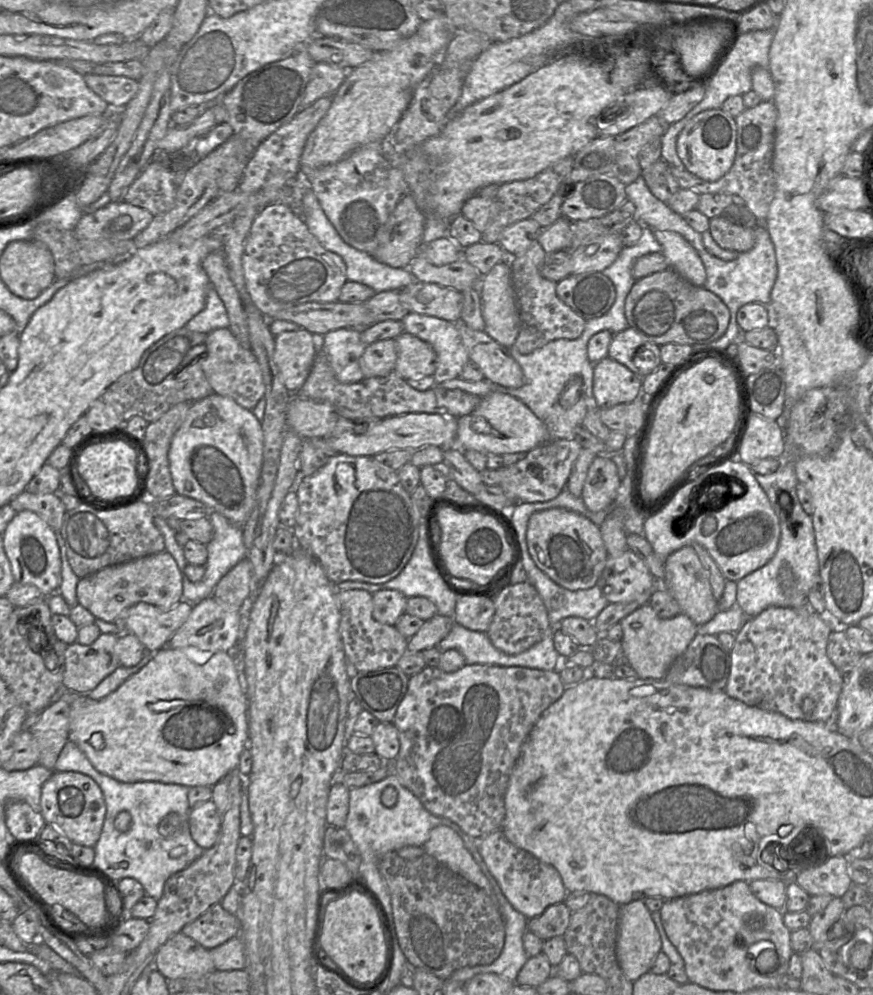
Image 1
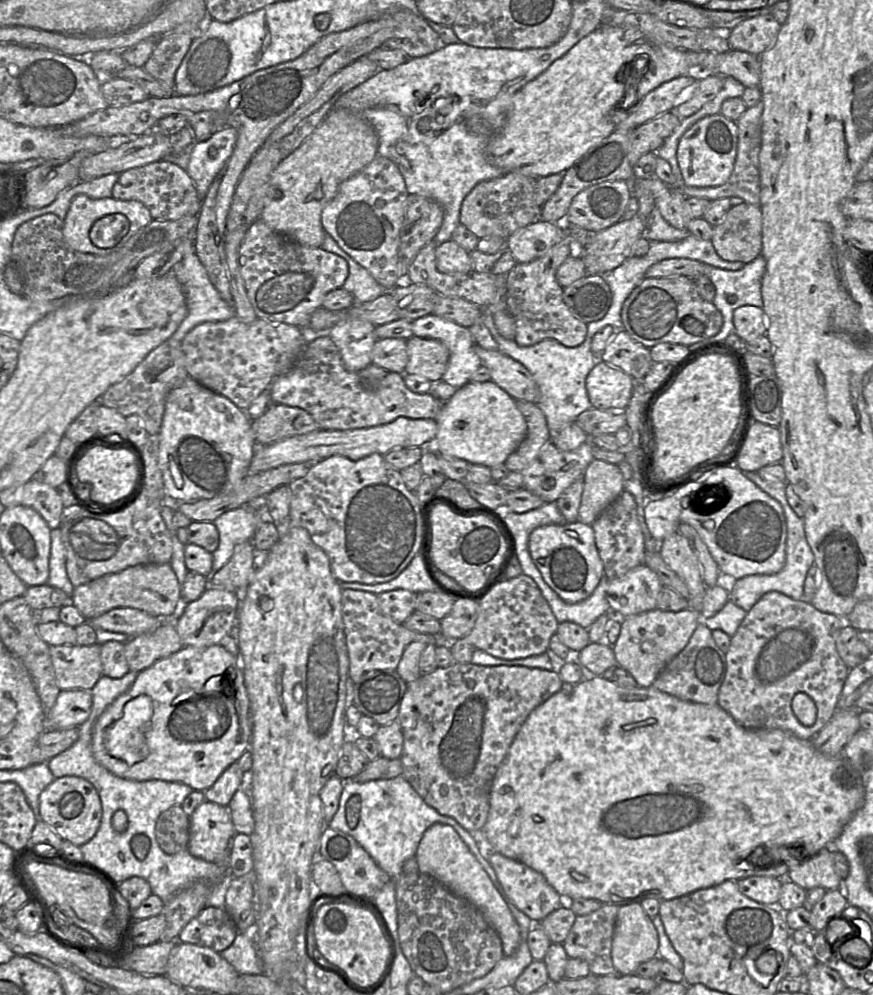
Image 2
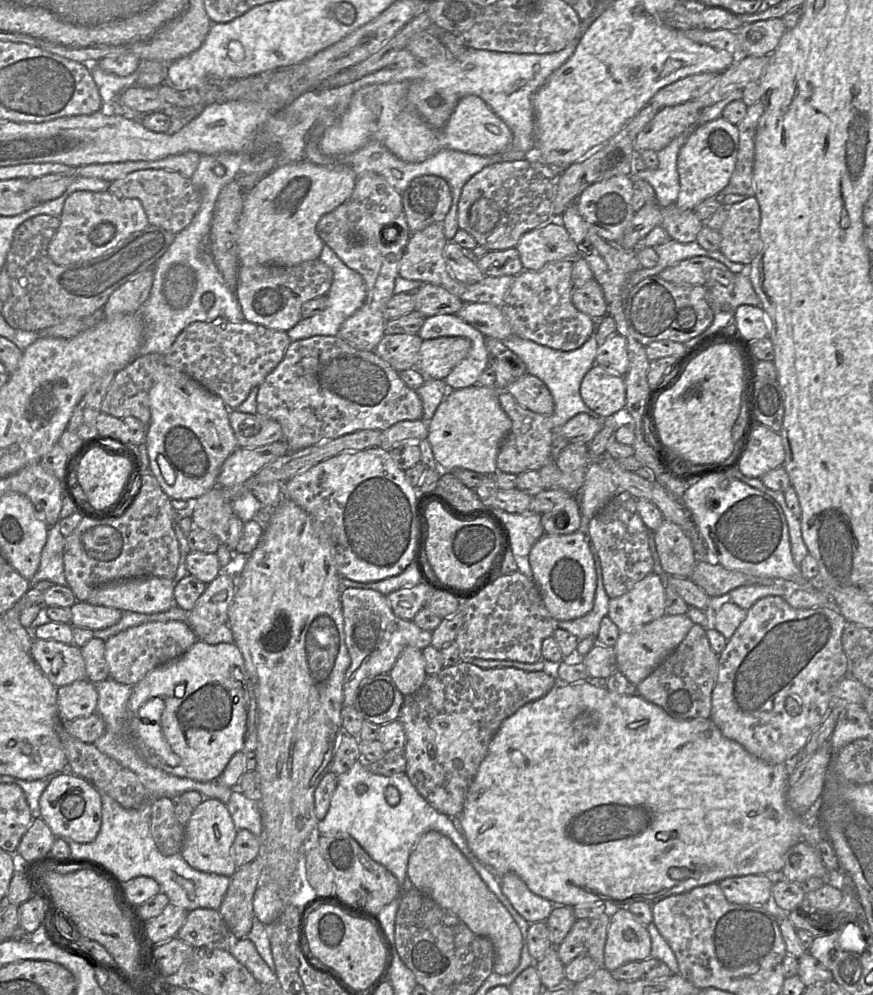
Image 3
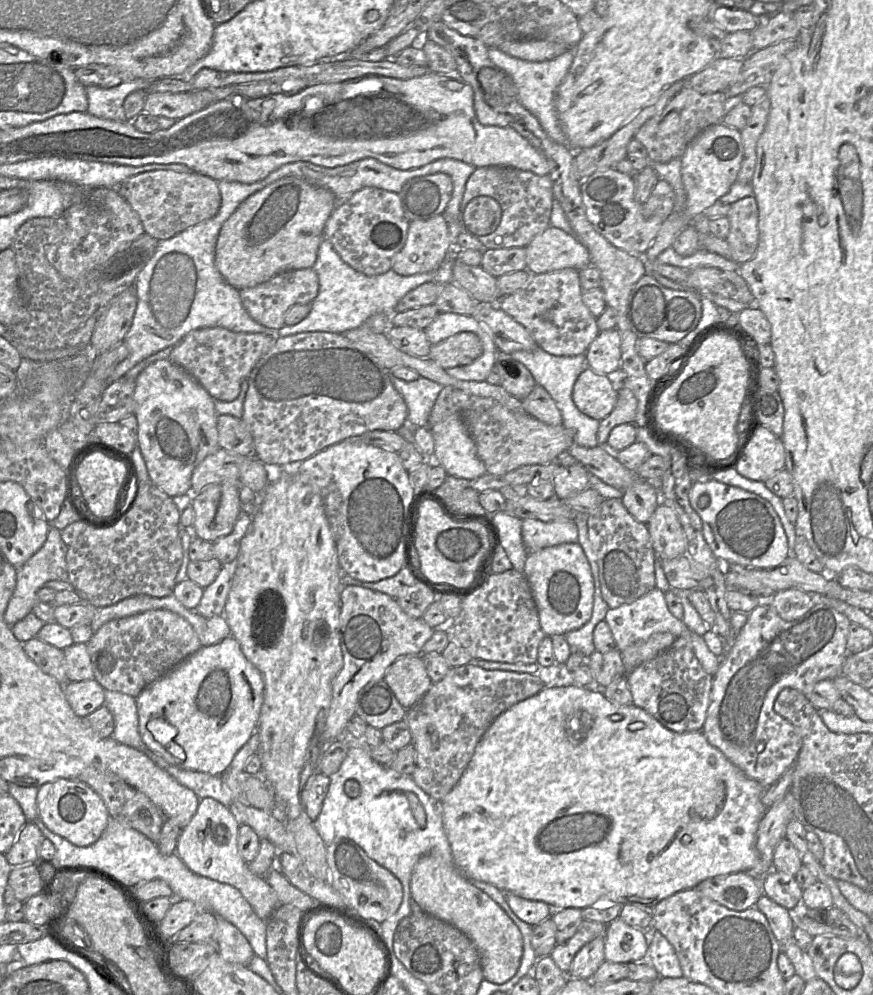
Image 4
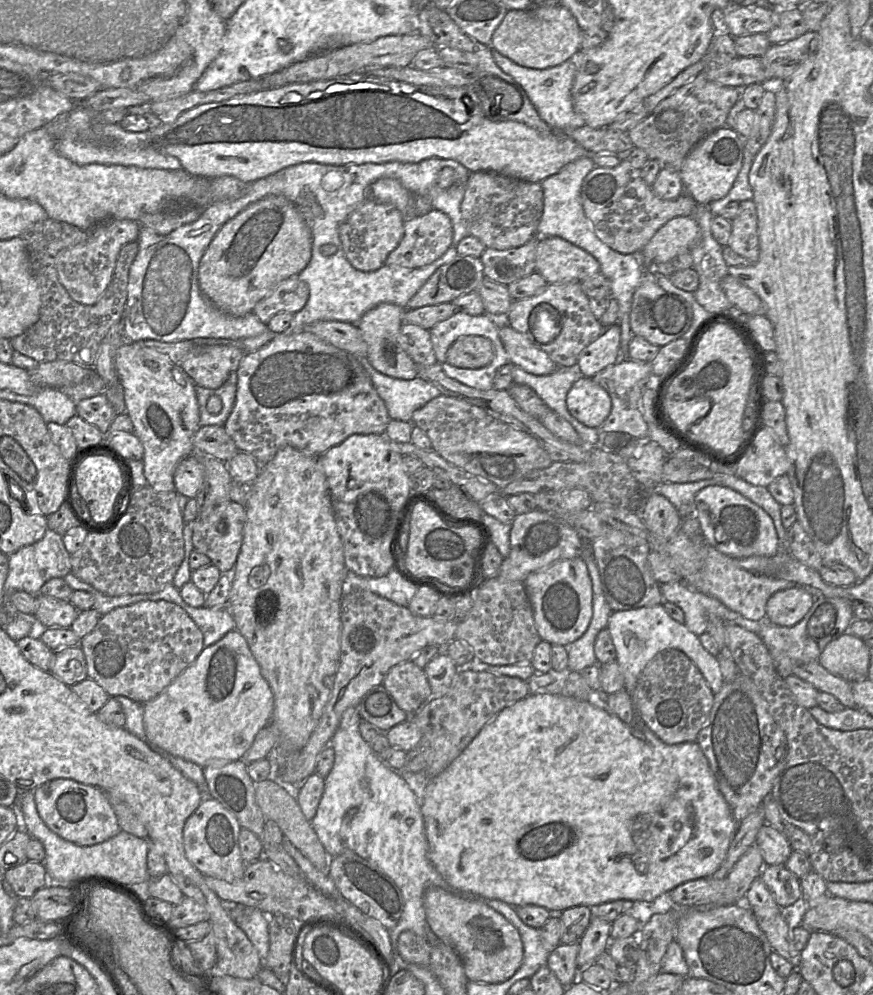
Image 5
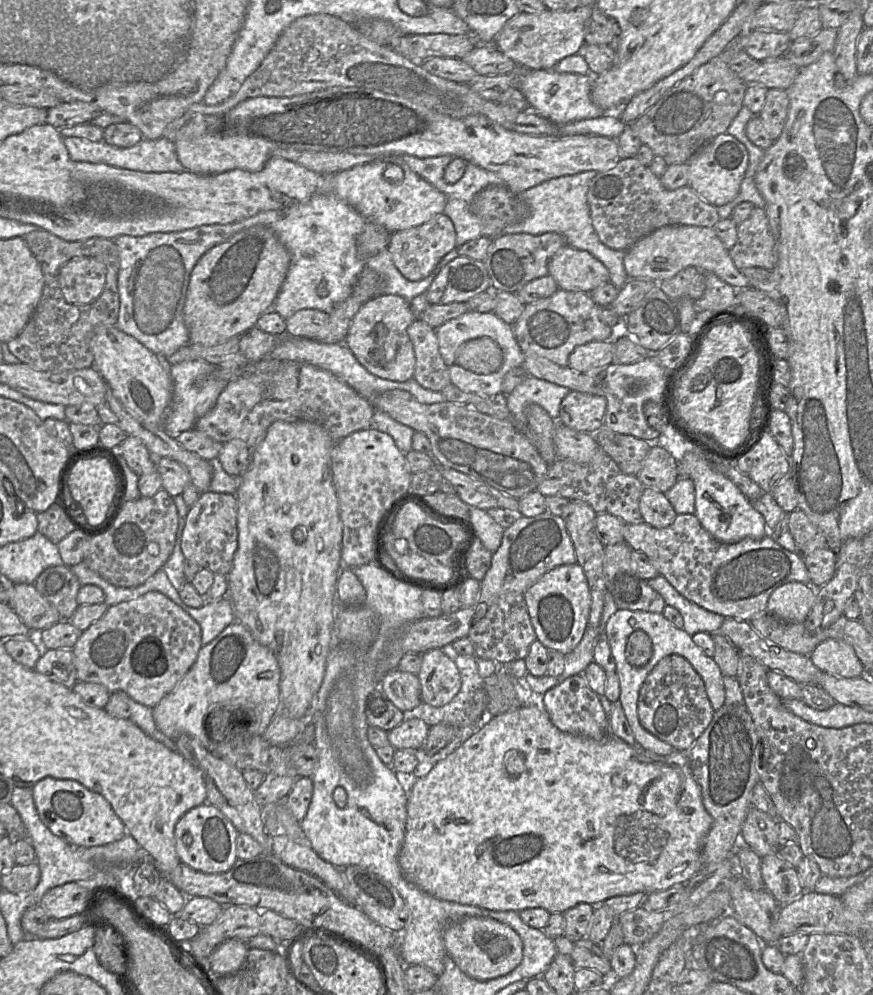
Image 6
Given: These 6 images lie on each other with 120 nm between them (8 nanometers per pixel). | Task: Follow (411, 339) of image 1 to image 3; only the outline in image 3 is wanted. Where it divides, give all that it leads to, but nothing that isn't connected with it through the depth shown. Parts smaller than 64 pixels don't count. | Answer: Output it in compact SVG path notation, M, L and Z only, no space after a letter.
M460 336L423 340L417 368L429 379L445 380L451 370L468 356L470 349L470 340Z

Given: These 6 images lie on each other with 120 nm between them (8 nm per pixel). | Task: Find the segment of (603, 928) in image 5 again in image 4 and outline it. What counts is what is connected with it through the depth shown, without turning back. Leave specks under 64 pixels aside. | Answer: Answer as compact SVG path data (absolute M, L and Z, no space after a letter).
M599 936L585 944L574 956L568 977L575 979L591 979L605 960L604 948L604 936Z

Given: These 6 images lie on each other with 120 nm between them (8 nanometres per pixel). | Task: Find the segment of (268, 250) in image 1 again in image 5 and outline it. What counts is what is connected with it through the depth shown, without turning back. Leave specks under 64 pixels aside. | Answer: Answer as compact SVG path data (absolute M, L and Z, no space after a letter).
M298 275L283 280L267 296L258 301L253 313L261 322L267 324L269 320L280 312L296 313L307 303L309 287L301 281Z

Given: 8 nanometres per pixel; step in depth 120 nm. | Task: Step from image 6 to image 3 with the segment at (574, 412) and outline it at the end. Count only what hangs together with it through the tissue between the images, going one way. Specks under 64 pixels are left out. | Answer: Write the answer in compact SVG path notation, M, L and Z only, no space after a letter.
M595 364L584 376L580 394L602 420L624 417L626 385L623 376Z

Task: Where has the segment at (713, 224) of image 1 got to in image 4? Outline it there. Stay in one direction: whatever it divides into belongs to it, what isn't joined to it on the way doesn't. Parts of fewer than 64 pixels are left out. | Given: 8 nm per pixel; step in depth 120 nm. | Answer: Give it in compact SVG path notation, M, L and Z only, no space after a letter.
M753 196L745 197L730 205L726 216L730 223L726 237L731 260L743 264L751 260L758 247L758 207Z

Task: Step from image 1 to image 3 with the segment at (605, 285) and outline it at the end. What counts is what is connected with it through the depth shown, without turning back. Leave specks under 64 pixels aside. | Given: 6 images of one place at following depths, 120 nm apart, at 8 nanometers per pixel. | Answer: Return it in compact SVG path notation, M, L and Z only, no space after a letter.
M595 279L582 287L574 287L572 303L580 312L594 320L602 319L608 314L608 305L602 288Z

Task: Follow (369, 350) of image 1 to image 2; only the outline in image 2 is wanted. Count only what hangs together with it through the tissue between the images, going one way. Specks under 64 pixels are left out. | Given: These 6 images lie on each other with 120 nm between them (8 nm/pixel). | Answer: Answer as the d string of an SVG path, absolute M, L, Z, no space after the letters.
M379 338L372 350L371 363L389 371L404 374L408 363L406 340L401 338Z

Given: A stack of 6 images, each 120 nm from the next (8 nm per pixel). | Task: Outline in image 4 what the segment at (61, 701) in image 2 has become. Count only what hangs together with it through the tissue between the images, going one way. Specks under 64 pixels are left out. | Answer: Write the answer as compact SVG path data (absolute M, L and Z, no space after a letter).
M94 678L62 685L68 703L81 718L90 715L105 703L105 689Z

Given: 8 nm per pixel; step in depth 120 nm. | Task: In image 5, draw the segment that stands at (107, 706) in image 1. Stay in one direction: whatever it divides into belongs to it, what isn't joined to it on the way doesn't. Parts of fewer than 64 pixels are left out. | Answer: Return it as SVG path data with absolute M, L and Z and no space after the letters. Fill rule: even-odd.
M236 629L228 632L222 639L211 646L204 647L196 660L189 665L179 676L177 676L169 686L167 686L159 695L144 704L144 728L146 736L157 746L163 748L170 754L194 762L202 768L208 765L223 765L229 761L243 759L246 752L251 747L257 733L271 722L273 712L273 694L267 681L261 674L259 664L254 658L248 643L244 636ZM235 738L242 738L240 744L235 744Z

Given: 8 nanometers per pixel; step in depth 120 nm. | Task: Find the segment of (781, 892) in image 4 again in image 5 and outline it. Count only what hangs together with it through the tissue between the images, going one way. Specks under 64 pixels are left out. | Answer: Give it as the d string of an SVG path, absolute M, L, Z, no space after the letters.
M766 865L761 879L782 909L793 905L802 897L800 879L785 865Z

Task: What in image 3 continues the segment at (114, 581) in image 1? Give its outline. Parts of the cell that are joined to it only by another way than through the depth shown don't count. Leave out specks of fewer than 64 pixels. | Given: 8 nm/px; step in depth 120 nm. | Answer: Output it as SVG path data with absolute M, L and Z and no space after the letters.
M155 576L131 578L96 588L86 602L121 611L159 613L175 605L174 588L172 579Z

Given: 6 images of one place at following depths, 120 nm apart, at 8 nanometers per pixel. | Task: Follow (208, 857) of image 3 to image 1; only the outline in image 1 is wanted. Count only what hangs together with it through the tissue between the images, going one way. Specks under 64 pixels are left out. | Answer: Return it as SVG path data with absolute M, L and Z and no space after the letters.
M208 800L192 807L188 815L189 832L192 839L204 850L211 848L217 841L222 814L213 801Z

